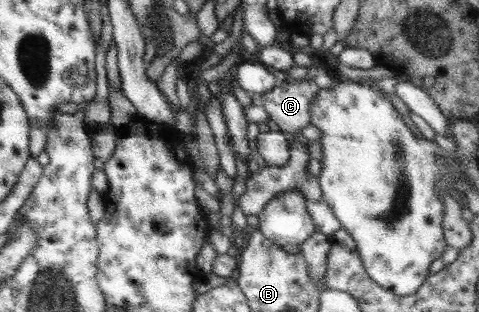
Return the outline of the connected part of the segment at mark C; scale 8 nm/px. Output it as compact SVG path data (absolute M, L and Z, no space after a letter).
M291 81L253 96L253 104L263 105L281 131L293 134L311 123L311 103L317 95L319 87L314 81Z

